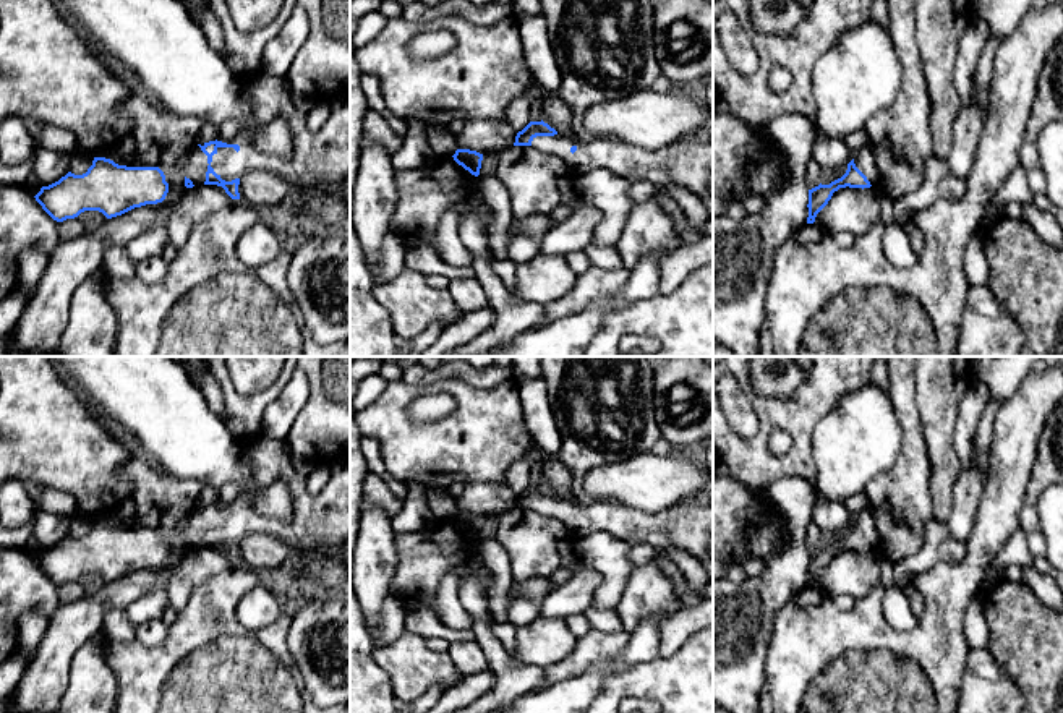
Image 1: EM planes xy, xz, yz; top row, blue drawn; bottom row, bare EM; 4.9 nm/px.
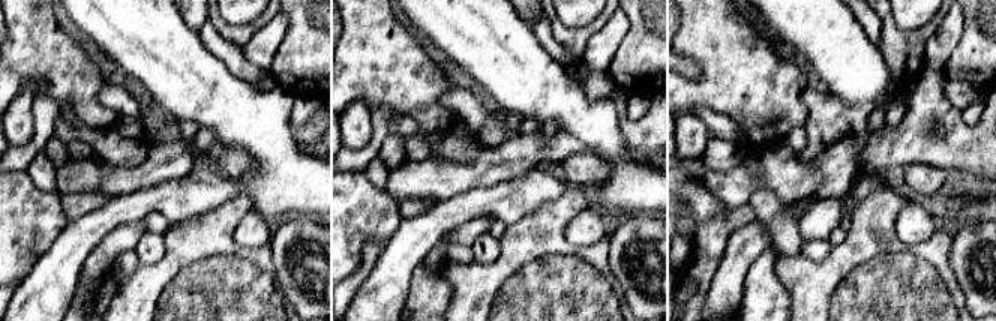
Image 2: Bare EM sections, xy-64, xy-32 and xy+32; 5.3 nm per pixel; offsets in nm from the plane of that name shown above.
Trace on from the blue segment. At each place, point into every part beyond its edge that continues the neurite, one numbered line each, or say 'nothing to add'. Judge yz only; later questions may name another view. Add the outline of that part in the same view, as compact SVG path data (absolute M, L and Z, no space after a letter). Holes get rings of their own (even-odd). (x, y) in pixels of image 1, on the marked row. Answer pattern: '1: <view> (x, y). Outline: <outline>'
1: yz (864, 159). Outline: M869 146L859 149L854 154L854 164L867 177L867 180L873 186L875 180L878 178L878 167L877 167L873 152Z

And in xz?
1: xz (687, 162). Outline: M562 134L536 136L532 147L561 157L577 172L608 170L627 181L647 180L664 190L676 183L710 203L713 141L684 138L661 149L640 149L616 139L572 141Z

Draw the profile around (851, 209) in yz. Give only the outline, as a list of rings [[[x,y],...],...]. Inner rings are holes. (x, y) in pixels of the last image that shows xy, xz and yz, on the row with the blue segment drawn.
[[[839,188],[817,214],[813,225],[830,232],[849,232],[856,238],[865,235],[882,216],[882,194],[870,188]]]

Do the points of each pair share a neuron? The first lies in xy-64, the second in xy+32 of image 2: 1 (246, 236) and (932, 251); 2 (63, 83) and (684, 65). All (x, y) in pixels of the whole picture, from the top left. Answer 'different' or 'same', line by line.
1: different
2: different

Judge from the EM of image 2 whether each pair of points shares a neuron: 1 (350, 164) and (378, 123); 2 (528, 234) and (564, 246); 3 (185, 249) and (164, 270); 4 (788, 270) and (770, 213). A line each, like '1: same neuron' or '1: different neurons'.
1: same neuron
2: same neuron
3: same neuron
4: different neurons

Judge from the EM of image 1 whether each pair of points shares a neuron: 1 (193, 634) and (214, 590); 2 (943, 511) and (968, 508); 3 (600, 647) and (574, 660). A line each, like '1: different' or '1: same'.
1: same
2: different
3: same

